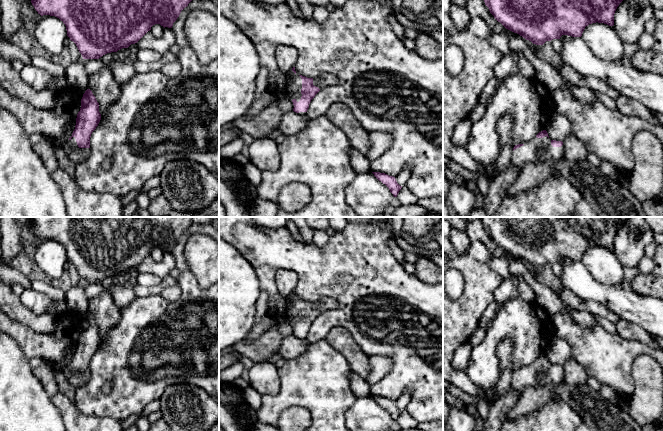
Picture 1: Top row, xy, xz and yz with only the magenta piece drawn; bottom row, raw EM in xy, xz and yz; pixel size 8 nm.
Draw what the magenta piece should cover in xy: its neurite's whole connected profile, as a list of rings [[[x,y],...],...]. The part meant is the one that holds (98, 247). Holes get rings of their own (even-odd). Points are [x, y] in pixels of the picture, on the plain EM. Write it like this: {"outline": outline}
{"outline": [[[30,217],[35,234],[43,239],[59,242],[66,250],[83,283],[99,283],[137,267],[155,248],[172,252],[181,235],[193,224],[191,217]]]}

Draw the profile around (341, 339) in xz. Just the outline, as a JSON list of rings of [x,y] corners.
[[[340,326],[333,327],[325,339],[344,356],[352,372],[364,379],[368,377],[371,371],[369,357],[364,354],[347,329]]]

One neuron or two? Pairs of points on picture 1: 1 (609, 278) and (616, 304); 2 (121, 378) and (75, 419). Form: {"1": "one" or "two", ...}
{"1": "two", "2": "two"}

